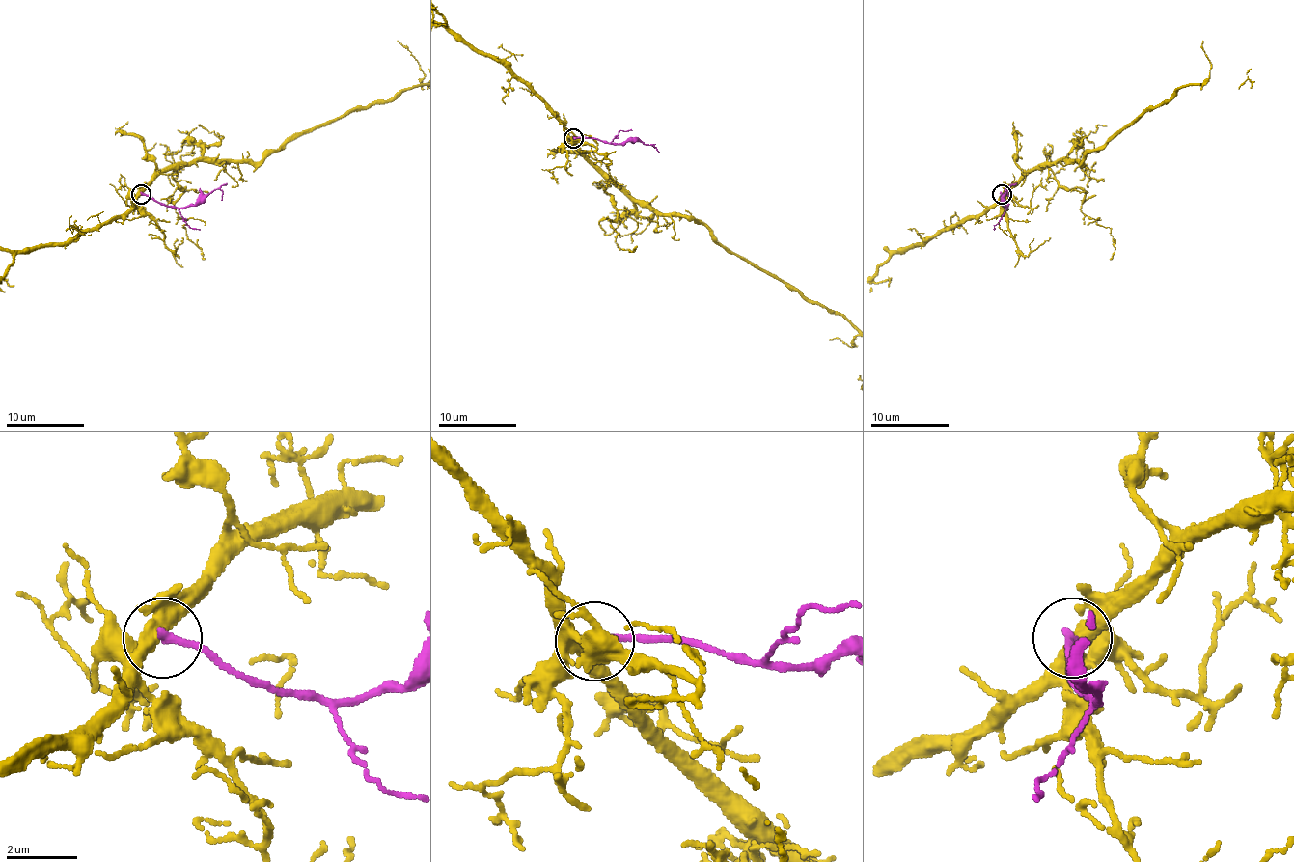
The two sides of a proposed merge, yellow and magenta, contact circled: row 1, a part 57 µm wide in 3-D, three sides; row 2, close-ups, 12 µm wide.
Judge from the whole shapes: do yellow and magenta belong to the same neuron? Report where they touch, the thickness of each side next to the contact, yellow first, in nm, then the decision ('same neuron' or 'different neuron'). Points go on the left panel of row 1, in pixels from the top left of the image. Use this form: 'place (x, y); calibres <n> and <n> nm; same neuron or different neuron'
place (141, 194); calibres 360 and 200 nm; different neuron

